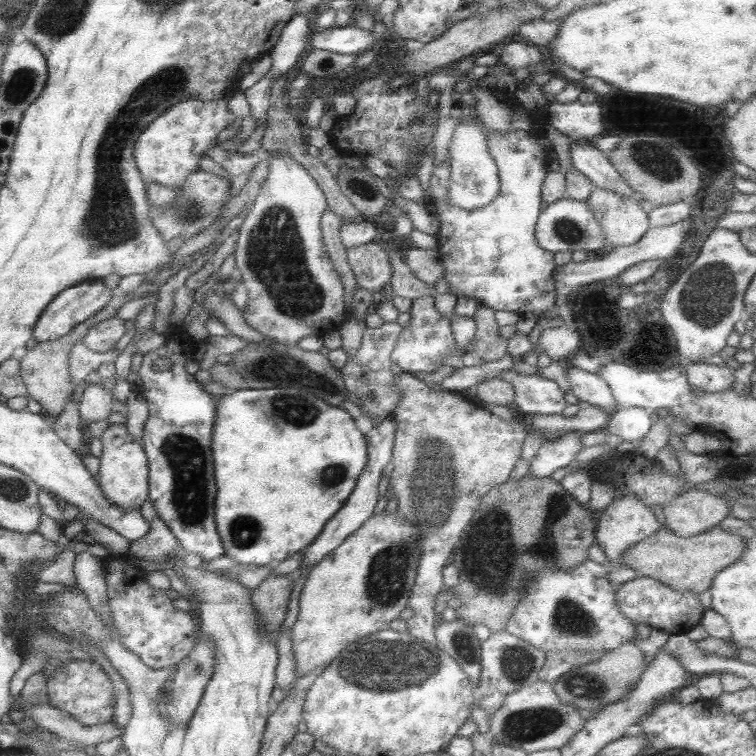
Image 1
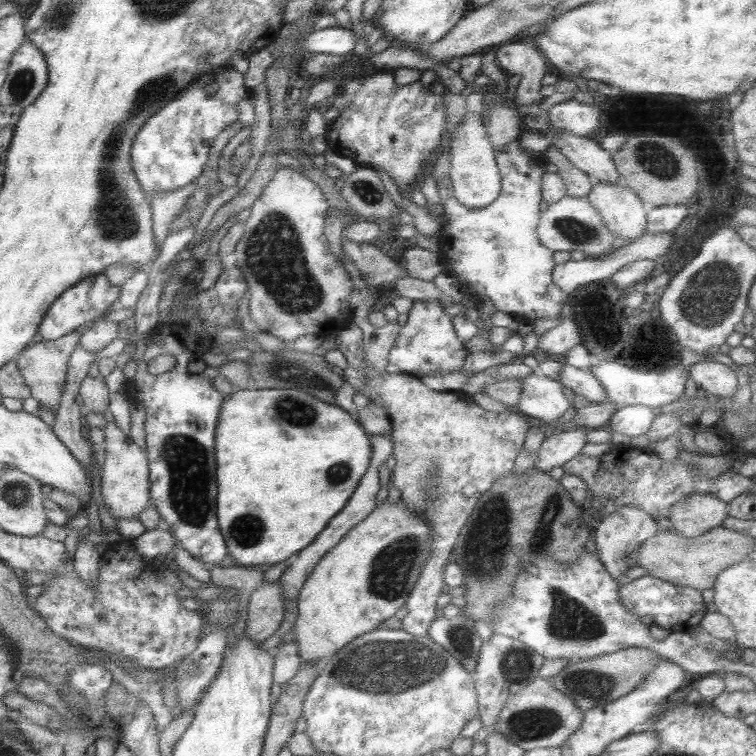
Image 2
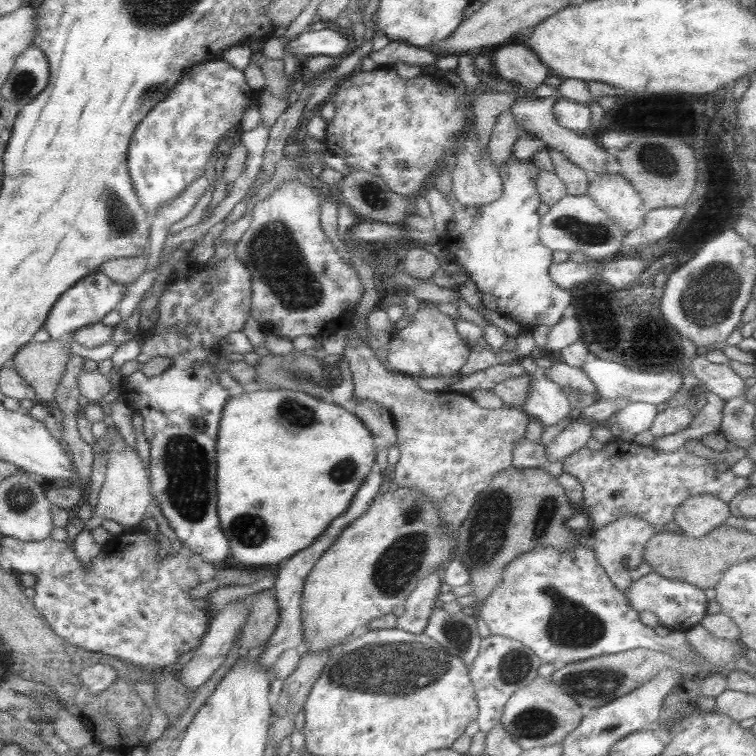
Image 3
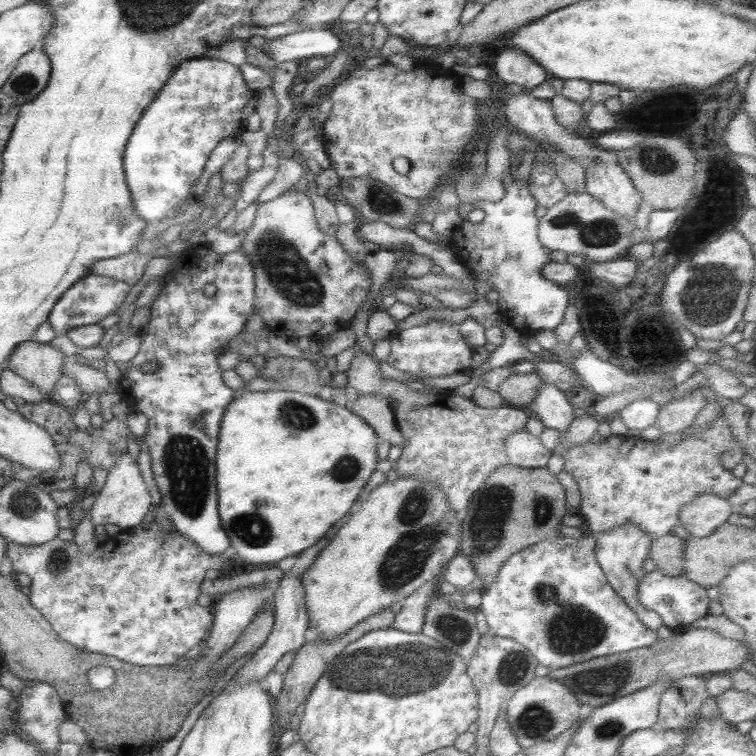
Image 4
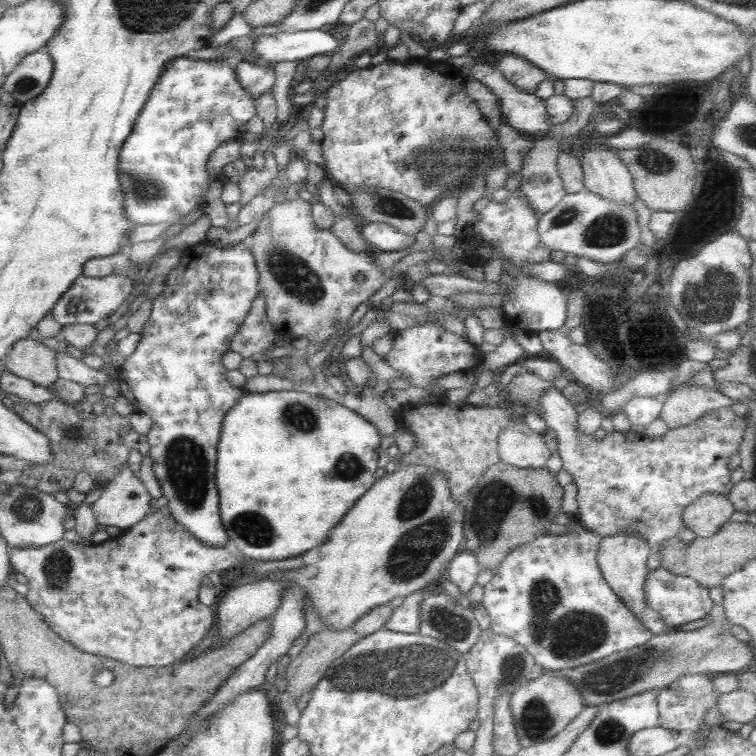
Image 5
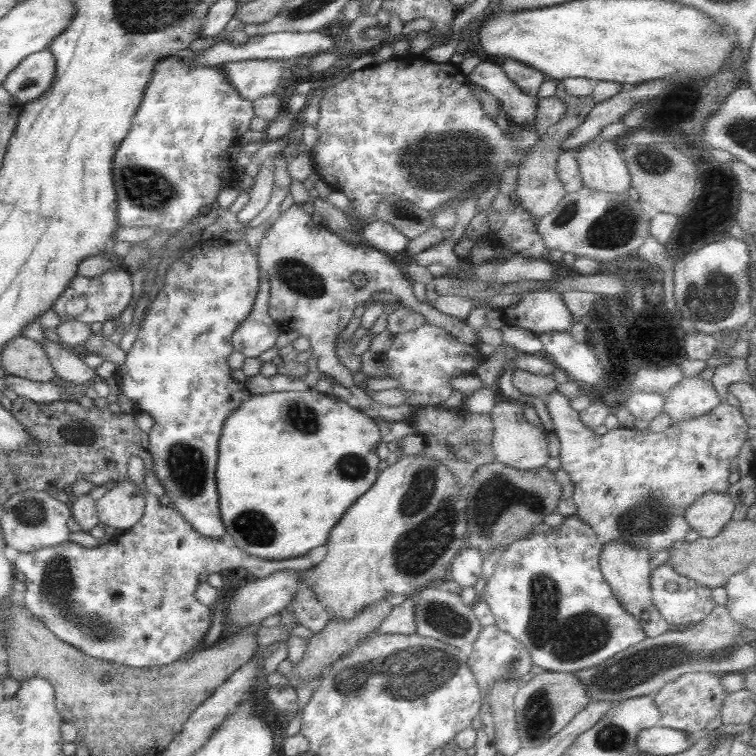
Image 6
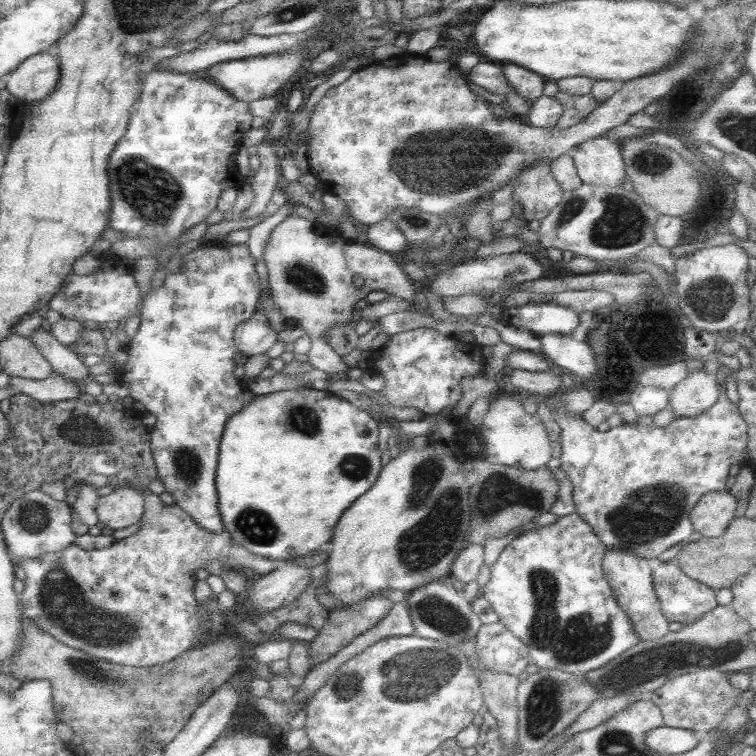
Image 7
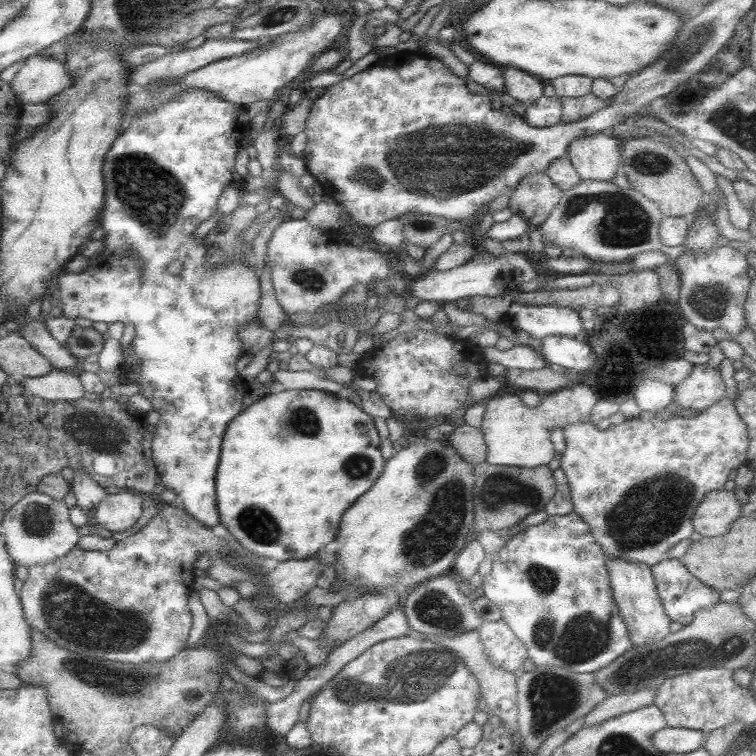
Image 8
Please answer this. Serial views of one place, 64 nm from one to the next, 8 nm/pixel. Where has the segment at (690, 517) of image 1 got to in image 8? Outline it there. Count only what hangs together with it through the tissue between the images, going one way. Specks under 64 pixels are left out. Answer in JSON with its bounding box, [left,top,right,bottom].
[692,491,741,537]

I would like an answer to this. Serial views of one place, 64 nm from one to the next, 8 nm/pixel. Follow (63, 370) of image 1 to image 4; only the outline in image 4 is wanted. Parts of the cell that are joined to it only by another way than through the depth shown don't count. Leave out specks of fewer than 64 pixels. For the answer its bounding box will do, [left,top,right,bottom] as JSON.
[4,339,65,400]

